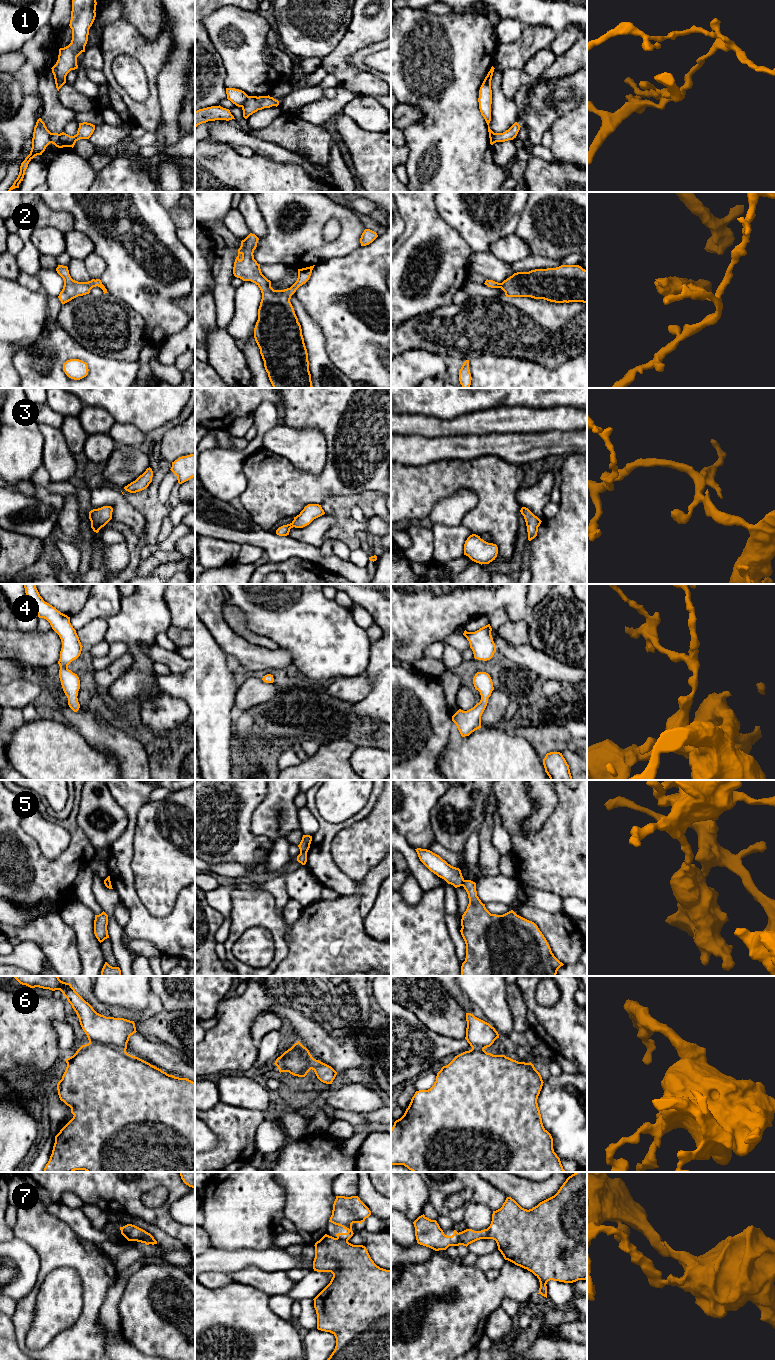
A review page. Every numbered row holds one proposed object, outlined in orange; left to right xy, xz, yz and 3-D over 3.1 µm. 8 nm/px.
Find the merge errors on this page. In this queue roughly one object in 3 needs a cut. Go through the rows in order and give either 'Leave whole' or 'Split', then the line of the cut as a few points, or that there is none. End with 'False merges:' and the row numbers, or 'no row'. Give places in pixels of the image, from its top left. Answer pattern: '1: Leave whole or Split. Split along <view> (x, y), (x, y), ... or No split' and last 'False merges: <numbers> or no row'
1: Split. Split along xz (248, 96), (241, 106)
2: Leave whole. No split
3: Leave whole. No split
4: Leave whole. No split
5: Split. Split along xz (300, 851), (306, 853)
6: Leave whole. No split
7: Split. Split along yz (458, 1233), (460, 1244)
False merges: 1, 5, 7

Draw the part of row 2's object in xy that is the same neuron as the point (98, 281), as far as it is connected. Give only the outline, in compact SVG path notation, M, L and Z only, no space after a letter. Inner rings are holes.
M58 265L56 271L64 280L63 289L58 296L62 304L69 302L78 296L89 294L90 290L96 286L100 287L104 294L108 293L100 279L92 279L88 282L75 281L71 278L68 267L63 265Z

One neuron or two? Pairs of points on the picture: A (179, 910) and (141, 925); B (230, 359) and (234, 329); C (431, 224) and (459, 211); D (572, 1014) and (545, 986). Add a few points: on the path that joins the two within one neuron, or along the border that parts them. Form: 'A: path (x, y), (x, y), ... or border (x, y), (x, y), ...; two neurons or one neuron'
A: path (170, 920), (165, 925), (151, 925); one neuron
B: border (224, 328), (238, 345); two neurons
C: border (434, 202), (437, 212), (460, 234); two neurons
D: border (558, 986), (559, 998), (552, 1005), (537, 1003); two neurons

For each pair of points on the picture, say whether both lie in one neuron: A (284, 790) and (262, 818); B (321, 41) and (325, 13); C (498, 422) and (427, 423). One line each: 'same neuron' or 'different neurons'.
A: same neuron
B: same neuron
C: same neuron

